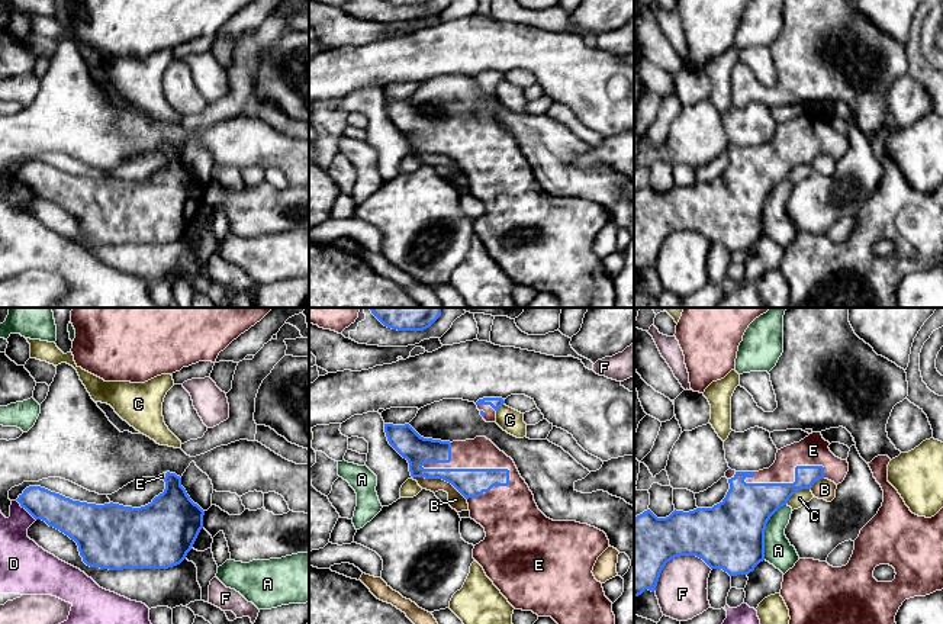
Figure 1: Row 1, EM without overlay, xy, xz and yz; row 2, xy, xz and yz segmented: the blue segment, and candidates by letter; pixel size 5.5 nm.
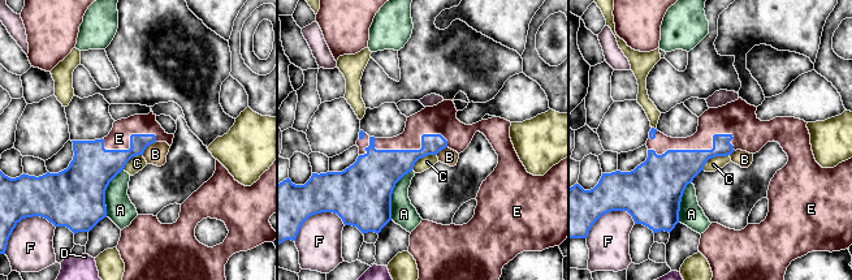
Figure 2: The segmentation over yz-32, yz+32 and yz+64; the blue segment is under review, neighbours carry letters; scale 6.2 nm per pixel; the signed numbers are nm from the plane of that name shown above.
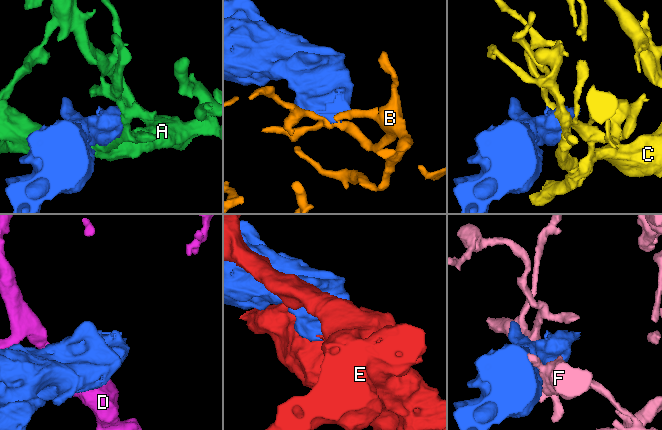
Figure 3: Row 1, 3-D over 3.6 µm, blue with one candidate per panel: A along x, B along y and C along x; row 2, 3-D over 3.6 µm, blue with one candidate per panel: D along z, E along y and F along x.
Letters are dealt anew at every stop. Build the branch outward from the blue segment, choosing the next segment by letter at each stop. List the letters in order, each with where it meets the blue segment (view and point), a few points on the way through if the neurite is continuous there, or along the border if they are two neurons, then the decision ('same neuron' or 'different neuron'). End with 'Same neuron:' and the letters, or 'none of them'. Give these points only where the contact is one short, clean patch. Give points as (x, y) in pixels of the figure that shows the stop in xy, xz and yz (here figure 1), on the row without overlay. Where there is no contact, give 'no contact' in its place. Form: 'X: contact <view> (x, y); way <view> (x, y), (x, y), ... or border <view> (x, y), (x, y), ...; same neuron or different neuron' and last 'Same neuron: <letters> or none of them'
A: contact yz (763, 206); different neuron
B: contact xz (440, 153); border xz (412, 151), (441, 153), (466, 174); different neuron
C: contact yz (797, 166); different neuron
D: contact xy (25, 183); different neuron
E: contact xz (472, 144); same neuron
F: contact yz (675, 231); different neuron
Same neuron: E

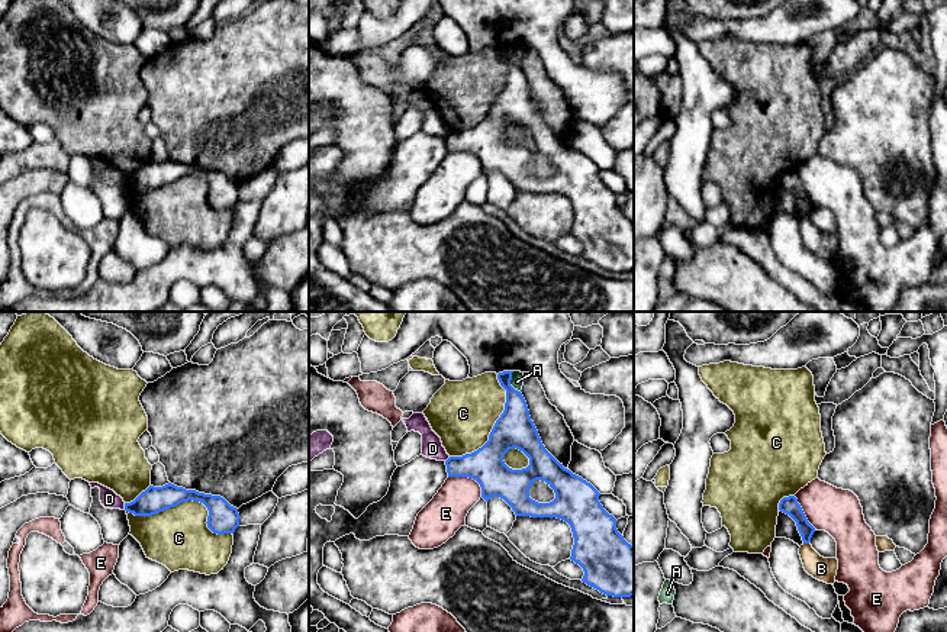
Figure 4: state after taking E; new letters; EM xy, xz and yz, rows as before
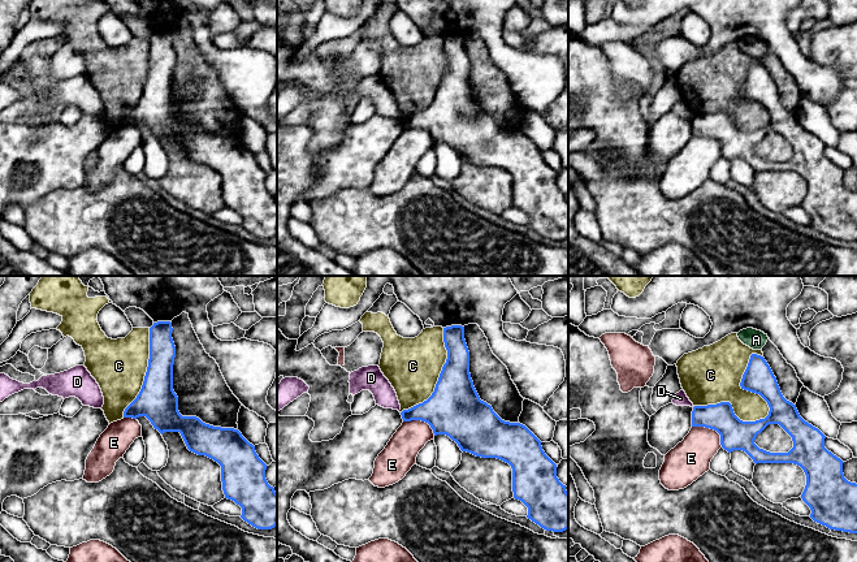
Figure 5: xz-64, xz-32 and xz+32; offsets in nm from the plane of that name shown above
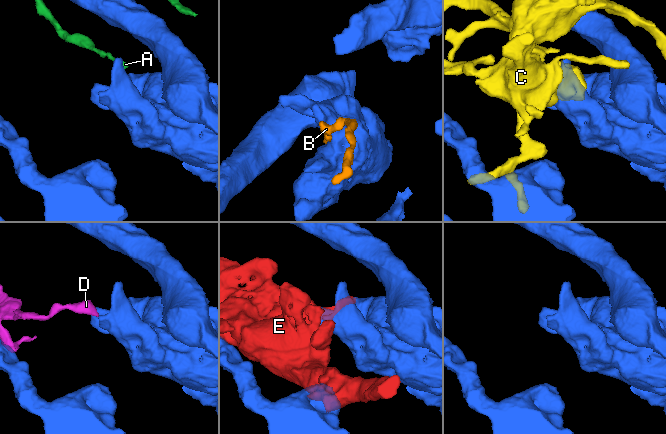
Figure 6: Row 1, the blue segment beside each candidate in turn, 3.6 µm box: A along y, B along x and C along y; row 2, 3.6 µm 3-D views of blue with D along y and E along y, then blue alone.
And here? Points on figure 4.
A: contact xz (509, 58); border xz (512, 47), (511, 60), (519, 67); different neuron
B: contact yz (807, 218); different neuron
C: contact xy (187, 176); different neuron
D: contact xy (125, 181); border xy (123, 179), (125, 183); different neuron
E: contact xz (470, 152); different neuron
Same neuron: none of them

